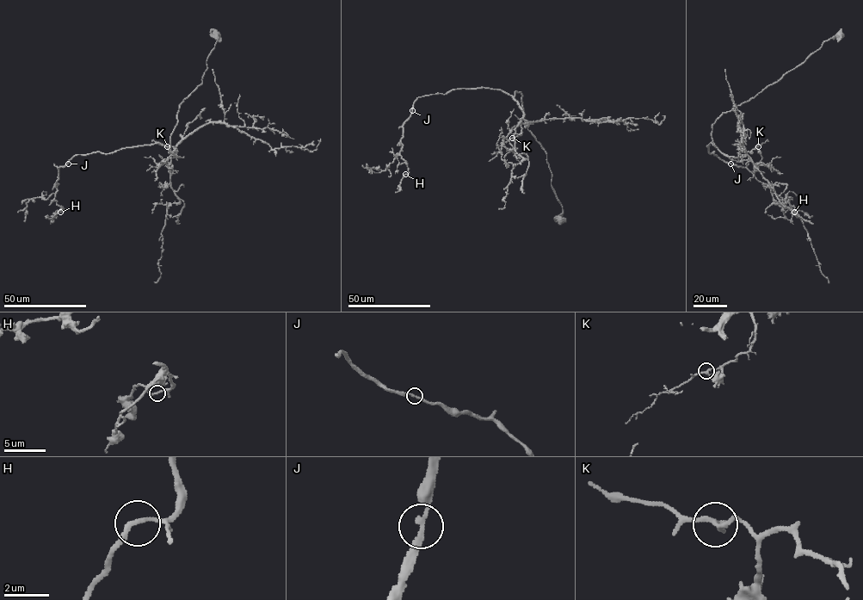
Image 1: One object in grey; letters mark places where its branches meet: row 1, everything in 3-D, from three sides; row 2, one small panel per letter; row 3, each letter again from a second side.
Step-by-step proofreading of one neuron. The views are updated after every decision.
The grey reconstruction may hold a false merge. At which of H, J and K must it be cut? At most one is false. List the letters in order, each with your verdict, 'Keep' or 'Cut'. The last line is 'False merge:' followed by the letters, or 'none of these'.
H: Keep
J: Keep
K: Keep
False merge: none of these

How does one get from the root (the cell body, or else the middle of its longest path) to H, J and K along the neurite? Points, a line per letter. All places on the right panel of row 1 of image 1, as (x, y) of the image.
H: (841, 35), (712, 126), (716, 146), (711, 143), (709, 152), (747, 168), (779, 206), (794, 212)
J: (841, 35), (825, 40), (777, 81), (717, 120), (711, 133), (716, 146), (711, 143), (708, 151), (730, 163)
K: (841, 35), (825, 40), (748, 101), (724, 112), (712, 126), (712, 141), (725, 155), (741, 157), (757, 146)

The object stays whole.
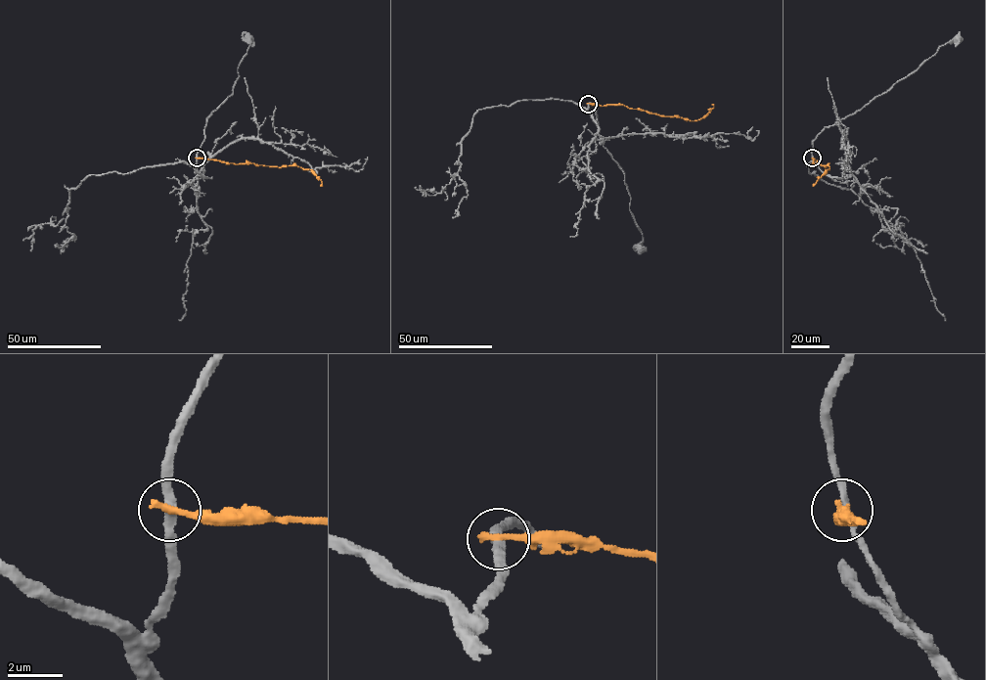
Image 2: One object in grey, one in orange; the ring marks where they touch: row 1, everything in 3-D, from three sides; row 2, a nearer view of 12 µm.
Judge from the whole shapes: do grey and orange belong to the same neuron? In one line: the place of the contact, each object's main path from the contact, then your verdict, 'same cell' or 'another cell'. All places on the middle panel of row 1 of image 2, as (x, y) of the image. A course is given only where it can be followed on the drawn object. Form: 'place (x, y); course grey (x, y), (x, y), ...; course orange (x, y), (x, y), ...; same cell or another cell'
place (588, 104); course grey (588, 104), (597, 107), (603, 145), (624, 172), (630, 196), (629, 210), (642, 233), (641, 249); course orange (588, 104), (624, 105), (694, 121), (710, 111), (712, 104); another cell

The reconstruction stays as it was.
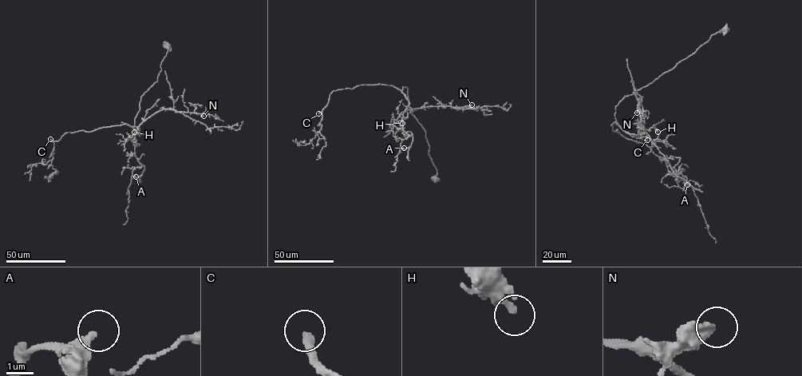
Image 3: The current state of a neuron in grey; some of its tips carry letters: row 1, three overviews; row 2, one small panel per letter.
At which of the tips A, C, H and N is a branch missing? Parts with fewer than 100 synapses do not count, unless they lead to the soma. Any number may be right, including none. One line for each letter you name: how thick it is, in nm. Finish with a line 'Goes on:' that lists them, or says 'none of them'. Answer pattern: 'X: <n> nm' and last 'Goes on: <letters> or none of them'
C: 300 nm
Goes on: C

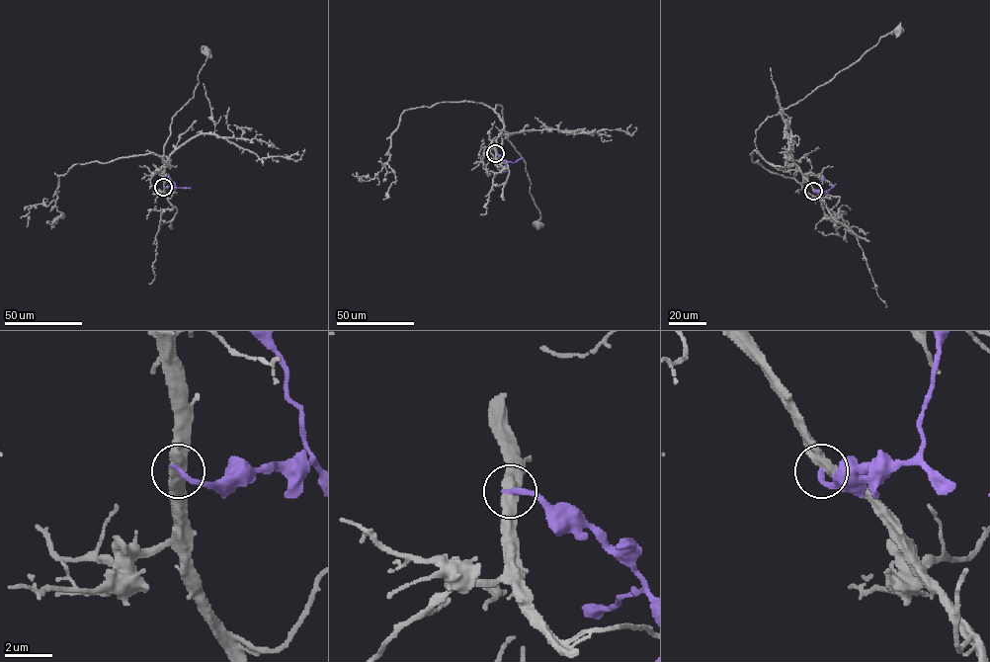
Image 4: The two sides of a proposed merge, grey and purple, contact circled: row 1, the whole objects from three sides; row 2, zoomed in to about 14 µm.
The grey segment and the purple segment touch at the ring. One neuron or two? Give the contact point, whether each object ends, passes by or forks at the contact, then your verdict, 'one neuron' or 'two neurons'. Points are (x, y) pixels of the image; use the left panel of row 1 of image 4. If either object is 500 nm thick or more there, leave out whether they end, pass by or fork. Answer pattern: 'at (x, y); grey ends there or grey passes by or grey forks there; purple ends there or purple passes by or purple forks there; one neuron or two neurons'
at (163, 187); grey passes by; purple ends there; two neurons

